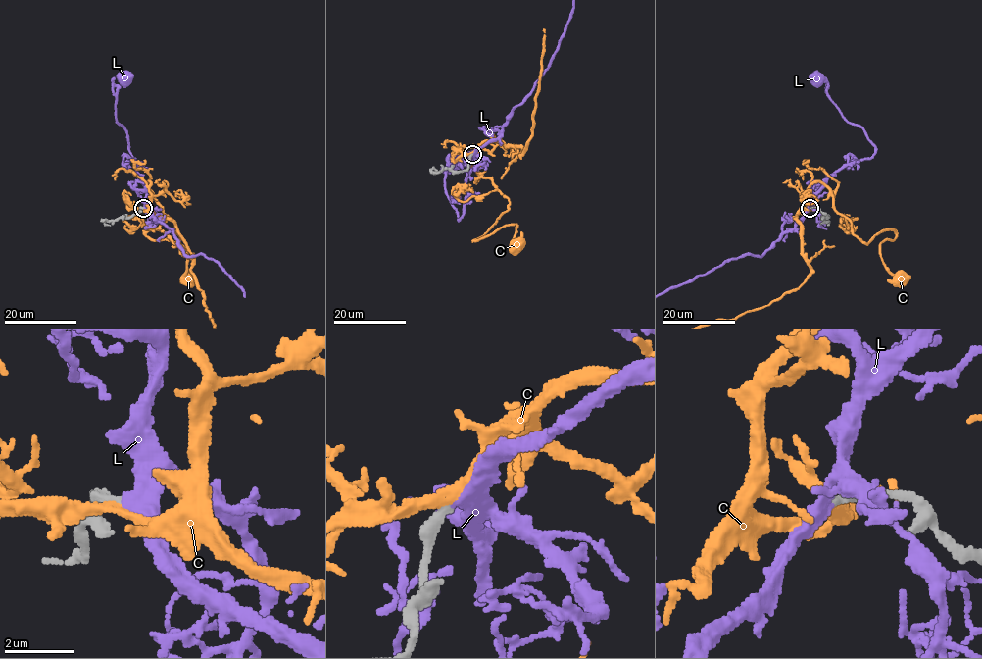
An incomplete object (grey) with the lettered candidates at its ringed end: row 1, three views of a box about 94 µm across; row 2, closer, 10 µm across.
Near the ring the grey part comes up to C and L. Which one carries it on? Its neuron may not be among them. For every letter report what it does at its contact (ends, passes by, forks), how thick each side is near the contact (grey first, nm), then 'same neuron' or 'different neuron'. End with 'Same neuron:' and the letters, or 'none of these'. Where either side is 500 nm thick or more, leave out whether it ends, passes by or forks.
C: it passes by; calibres 280 and 260 nm; different neuron
L: it passes by; calibres 280 and 360 nm; same neuron
Same neuron: L

